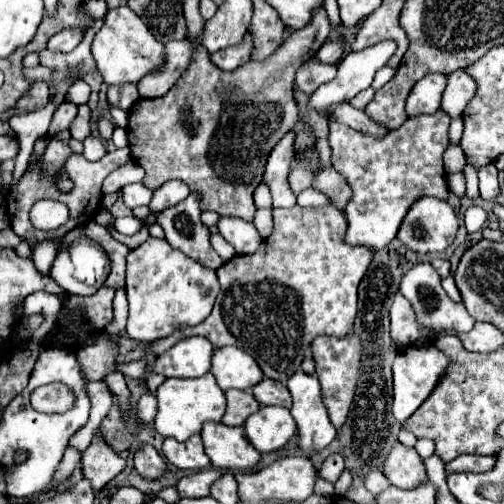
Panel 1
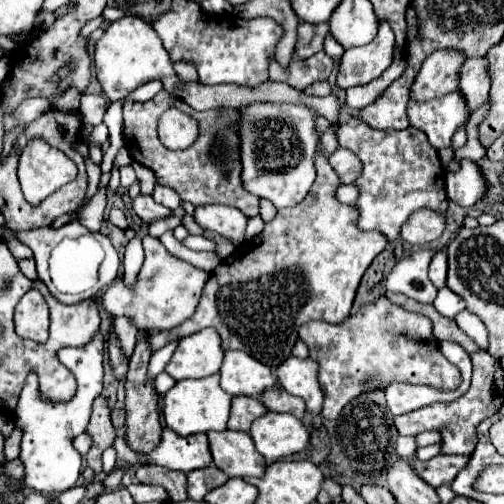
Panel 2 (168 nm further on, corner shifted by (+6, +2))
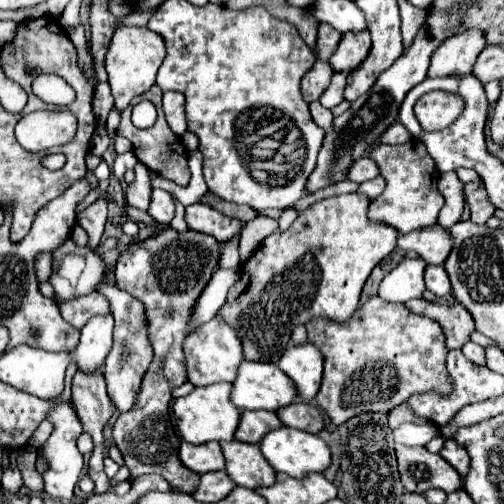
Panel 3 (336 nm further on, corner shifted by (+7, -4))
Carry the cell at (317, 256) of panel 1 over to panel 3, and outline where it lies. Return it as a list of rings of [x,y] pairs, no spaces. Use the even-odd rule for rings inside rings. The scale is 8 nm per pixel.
[[[360,192],[320,200],[308,206],[286,232],[276,230],[274,234],[270,234],[258,246],[254,256],[242,266],[242,278],[232,286],[226,304],[218,314],[230,326],[234,326],[234,330],[242,338],[246,360],[276,364],[290,342],[294,326],[306,324],[316,316],[328,316],[336,322],[344,322],[352,316],[352,312],[358,308],[366,278],[370,276],[374,266],[396,248],[398,240],[396,228],[368,220],[368,204],[370,198]]]

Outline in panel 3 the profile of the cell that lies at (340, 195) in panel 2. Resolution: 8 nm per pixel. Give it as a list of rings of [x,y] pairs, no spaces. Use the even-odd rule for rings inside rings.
[[[376,176],[376,178],[372,178],[372,180],[366,180],[366,182],[362,182],[360,188],[358,188],[358,192],[366,194],[368,198],[370,198],[370,196],[372,196],[372,198],[380,196],[382,190],[384,190],[384,178],[382,178],[382,176]]]

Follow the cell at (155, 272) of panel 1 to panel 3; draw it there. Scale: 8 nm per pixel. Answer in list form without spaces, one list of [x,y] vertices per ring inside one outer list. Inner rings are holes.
[[[92,292],[88,296],[80,296],[80,300],[68,300],[68,304],[58,304],[62,318],[72,324],[74,328],[82,328],[92,316],[110,312],[110,302],[98,294]]]

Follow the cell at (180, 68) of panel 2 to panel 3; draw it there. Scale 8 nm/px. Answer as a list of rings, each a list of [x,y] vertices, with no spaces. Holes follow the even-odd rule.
[[[164,92],[164,114],[176,136],[182,138],[186,132],[186,116],[184,116],[184,96],[180,92]]]

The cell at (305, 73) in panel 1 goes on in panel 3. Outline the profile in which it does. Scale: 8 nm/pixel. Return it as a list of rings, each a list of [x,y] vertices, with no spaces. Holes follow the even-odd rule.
[[[312,102],[312,104],[310,104],[310,112],[312,112],[312,118],[316,120],[316,124],[318,124],[320,128],[326,130],[326,128],[332,126],[334,116],[332,116],[330,110],[326,110],[324,106],[320,106],[320,102]]]

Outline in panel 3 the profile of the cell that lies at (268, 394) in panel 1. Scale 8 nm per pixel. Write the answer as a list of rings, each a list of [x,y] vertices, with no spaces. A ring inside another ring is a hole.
[[[294,402],[286,408],[280,408],[278,418],[290,428],[298,428],[310,434],[318,434],[324,428],[324,416],[320,410],[306,402]]]

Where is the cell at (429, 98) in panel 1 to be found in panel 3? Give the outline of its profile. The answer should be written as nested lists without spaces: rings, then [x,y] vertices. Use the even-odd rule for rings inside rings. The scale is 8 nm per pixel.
[[[478,28],[466,30],[460,36],[448,38],[432,56],[428,76],[462,76],[470,74],[478,54],[484,50],[484,32]]]

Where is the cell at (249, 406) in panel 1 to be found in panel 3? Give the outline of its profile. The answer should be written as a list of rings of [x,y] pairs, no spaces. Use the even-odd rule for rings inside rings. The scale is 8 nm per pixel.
[[[242,412],[236,440],[246,444],[260,444],[260,440],[274,428],[284,426],[276,412]]]

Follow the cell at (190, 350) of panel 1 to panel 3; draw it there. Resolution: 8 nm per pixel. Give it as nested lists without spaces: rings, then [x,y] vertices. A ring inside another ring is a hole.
[[[212,318],[210,322],[198,326],[184,342],[186,354],[186,368],[188,368],[188,382],[194,386],[208,386],[214,382],[232,382],[236,380],[236,368],[244,360],[240,338],[236,330],[226,324],[222,318]]]

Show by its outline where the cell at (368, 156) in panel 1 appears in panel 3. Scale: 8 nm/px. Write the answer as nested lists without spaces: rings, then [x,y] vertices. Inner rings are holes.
[[[410,140],[402,146],[378,144],[368,156],[380,166],[380,174],[386,178],[386,190],[370,204],[370,218],[394,226],[400,234],[434,226],[438,222],[438,212],[444,206],[444,198],[436,188],[440,172],[424,150],[424,144],[420,140]]]

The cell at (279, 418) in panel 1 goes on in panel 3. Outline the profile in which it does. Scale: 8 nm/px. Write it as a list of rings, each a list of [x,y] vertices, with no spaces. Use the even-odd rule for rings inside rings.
[[[288,426],[268,432],[268,436],[264,436],[264,440],[260,442],[260,450],[274,470],[284,472],[292,478],[306,478],[308,474],[324,472],[332,462],[332,452],[322,438],[318,438],[316,434],[310,434],[310,432],[288,428]]]

